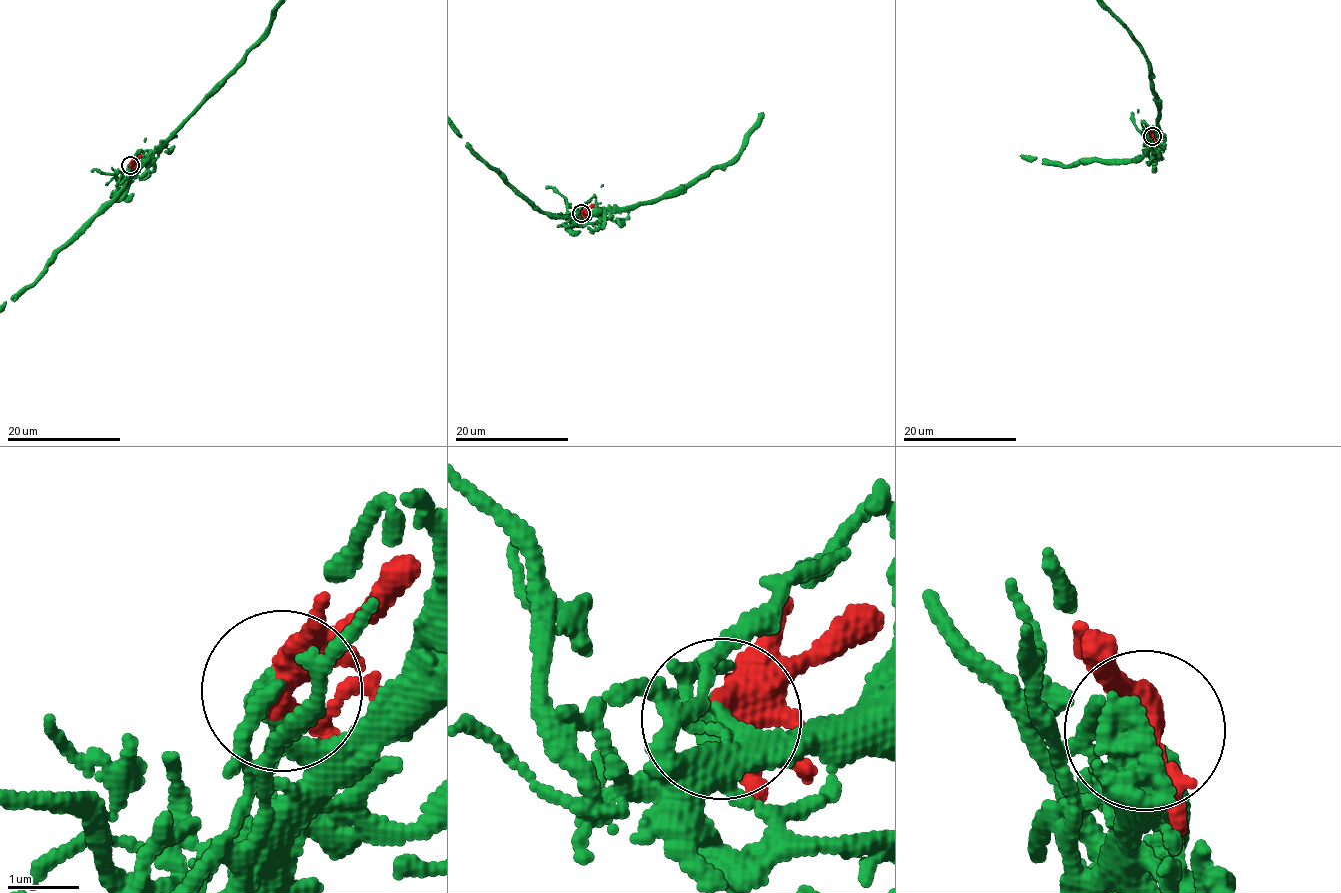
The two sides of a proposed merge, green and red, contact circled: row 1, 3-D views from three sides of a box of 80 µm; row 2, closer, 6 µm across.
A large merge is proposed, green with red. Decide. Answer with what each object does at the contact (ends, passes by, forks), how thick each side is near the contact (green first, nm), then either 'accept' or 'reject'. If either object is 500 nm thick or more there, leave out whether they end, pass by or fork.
green passes by | red forks | 200/320 nm | accept

